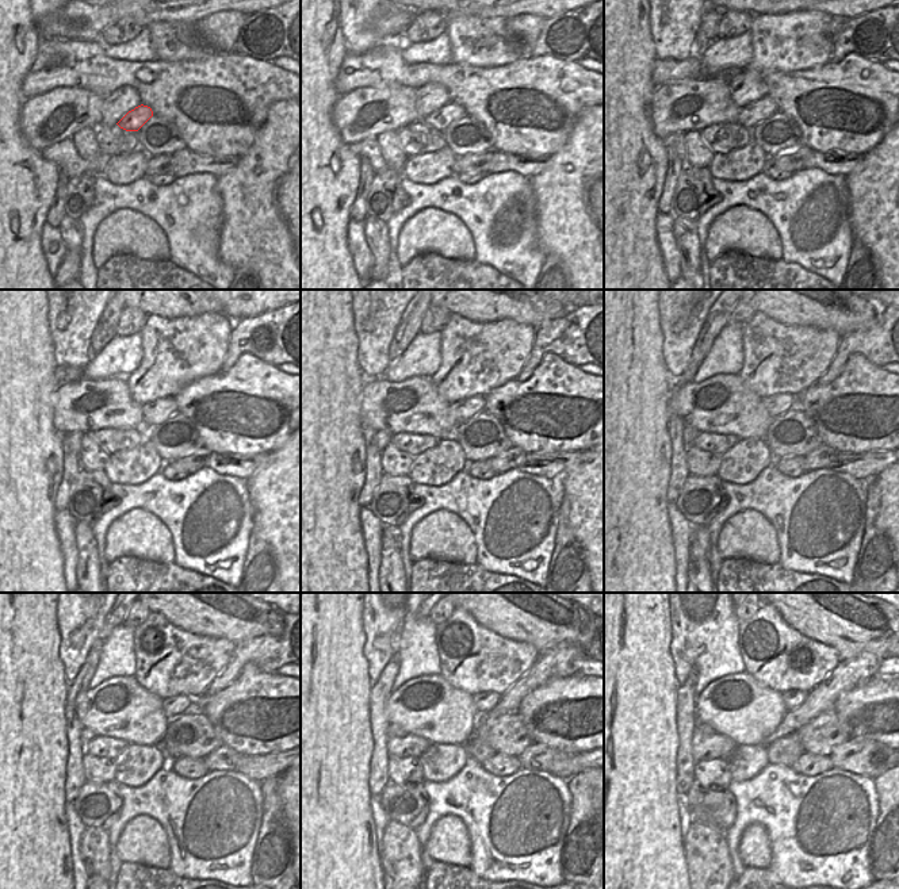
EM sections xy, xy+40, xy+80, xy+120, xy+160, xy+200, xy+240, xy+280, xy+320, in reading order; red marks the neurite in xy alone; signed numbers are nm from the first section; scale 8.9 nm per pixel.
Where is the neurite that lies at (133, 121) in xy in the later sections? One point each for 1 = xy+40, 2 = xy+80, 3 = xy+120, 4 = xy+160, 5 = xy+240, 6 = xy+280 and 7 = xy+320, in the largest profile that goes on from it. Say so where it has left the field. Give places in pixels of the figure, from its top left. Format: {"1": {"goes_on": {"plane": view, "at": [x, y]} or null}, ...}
{"1": {"goes_on": {"plane": "xy+40", "at": [442, 118]}}, "2": {"goes_on": {"plane": "xy+80", "at": [761, 110]}}, "3": {"goes_on": {"plane": "xy+120", "at": [157, 412]}}, "4": {"goes_on": {"plane": "xy+160", "at": [466, 409]}}, "5": {"goes_on": {"plane": "xy+240", "at": [173, 707]}}, "6": {"goes_on": {"plane": "xy+280", "at": [485, 701]}}, "7": {"goes_on": {"plane": "xy+320", "at": [792, 698]}}}

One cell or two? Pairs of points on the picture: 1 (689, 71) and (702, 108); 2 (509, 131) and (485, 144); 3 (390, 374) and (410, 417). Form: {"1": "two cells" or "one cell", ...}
{"1": "two cells", "2": "two cells", "3": "two cells"}

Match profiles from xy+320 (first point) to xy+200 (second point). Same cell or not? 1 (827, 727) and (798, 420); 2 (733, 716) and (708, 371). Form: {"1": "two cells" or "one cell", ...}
{"1": "one cell", "2": "two cells"}

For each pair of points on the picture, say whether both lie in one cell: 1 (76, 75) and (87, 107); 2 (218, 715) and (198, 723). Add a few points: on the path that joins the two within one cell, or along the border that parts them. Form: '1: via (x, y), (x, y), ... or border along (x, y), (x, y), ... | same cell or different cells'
1: border along (49, 89), (85, 88), (103, 99) | different cells
2: border along (202, 712), (224, 744) | different cells

